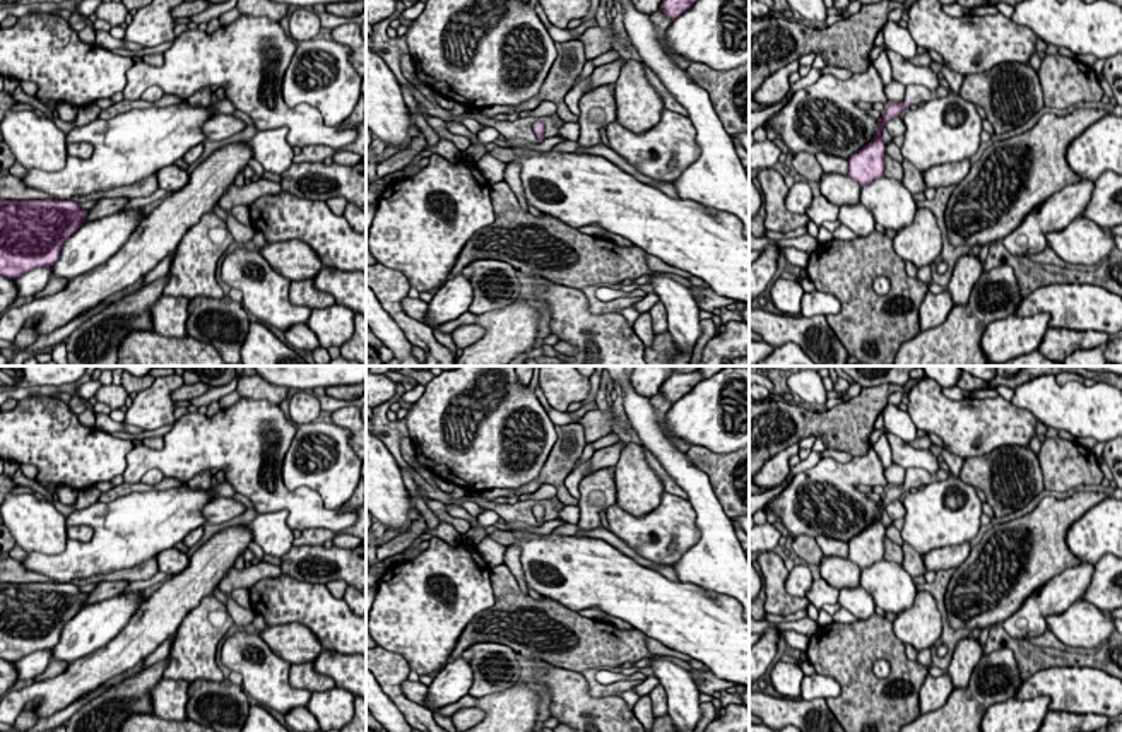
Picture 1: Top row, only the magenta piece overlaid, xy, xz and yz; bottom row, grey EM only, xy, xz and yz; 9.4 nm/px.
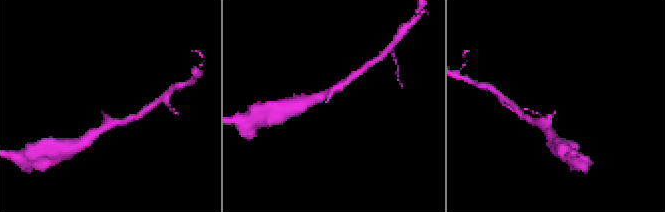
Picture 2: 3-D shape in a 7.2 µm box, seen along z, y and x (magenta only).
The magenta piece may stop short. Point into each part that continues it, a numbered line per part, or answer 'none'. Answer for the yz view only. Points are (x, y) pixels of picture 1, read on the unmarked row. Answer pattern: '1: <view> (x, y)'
1: yz (915, 478)

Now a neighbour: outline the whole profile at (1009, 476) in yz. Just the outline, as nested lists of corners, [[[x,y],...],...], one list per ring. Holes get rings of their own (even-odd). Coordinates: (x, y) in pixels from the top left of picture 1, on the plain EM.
[[[1019,445],[965,458],[960,479],[985,494],[995,518],[1025,508],[1045,489],[1038,457]]]

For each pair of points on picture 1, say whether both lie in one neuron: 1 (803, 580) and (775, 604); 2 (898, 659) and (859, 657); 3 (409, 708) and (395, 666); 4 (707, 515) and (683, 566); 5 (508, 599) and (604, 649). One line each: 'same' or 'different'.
1: different
2: same
3: same
4: same
5: same

